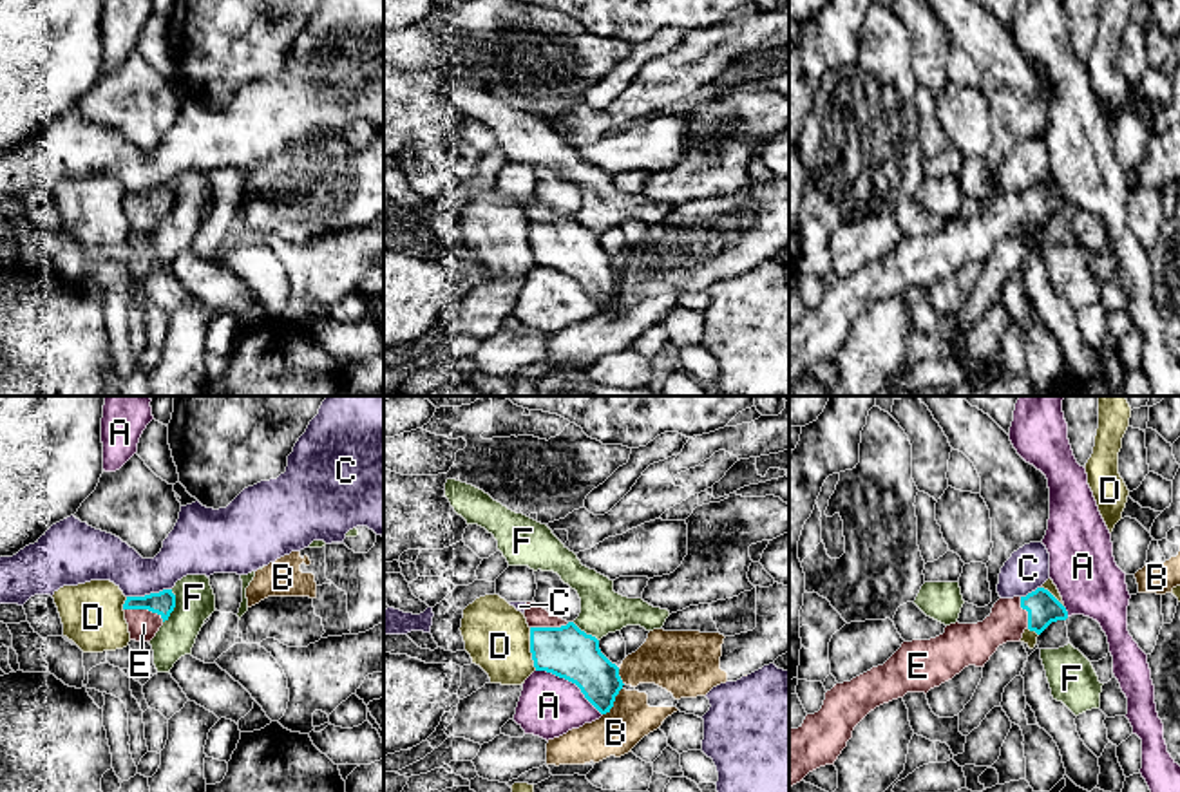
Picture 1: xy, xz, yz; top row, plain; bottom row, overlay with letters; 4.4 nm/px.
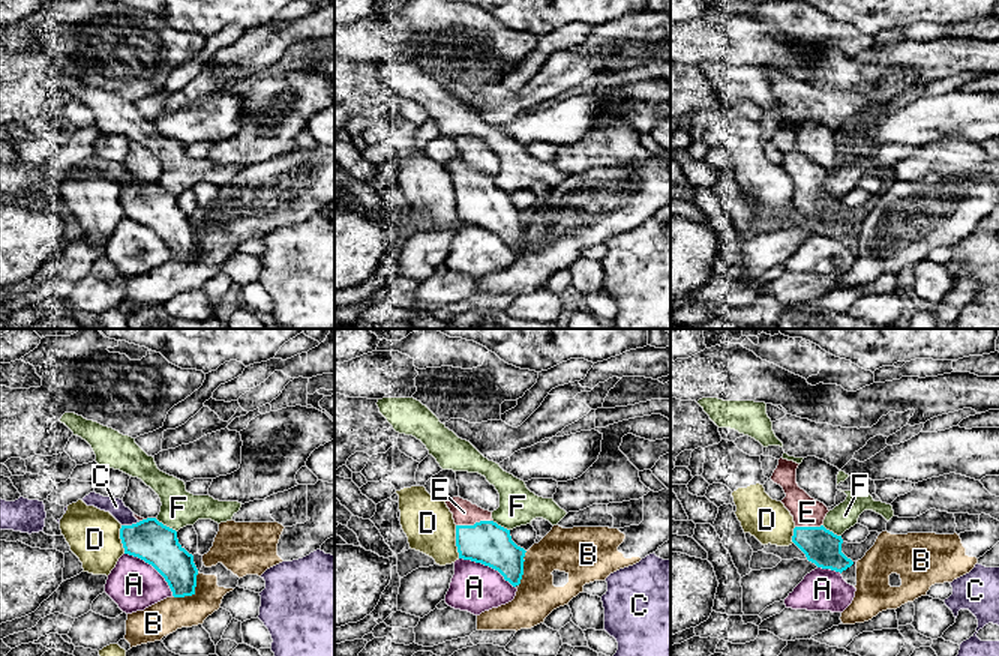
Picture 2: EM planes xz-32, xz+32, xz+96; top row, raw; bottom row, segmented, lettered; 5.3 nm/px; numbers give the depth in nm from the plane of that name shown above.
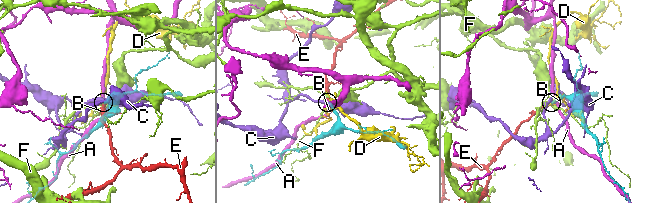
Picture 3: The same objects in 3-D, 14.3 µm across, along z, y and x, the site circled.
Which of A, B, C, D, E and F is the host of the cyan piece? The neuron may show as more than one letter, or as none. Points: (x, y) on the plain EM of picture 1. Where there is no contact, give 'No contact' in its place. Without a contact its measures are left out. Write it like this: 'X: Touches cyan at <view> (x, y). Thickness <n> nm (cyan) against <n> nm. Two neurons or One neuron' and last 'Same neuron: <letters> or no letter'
A: Touches cyan at xz (570, 275). Thickness 240 nm (cyan) against 280 nm. Two neurons
B: Touches cyan at xz (614, 295). Thickness 220 nm (cyan) against 200 nm. Two neurons
C: Touches cyan at xy (151, 188). Thickness 110 nm (cyan) against 220 nm. Two neurons
D: Touches cyan at xz (531, 245). Thickness 240 nm (cyan) against 300 nm. Two neurons
E: Touches cyan at xy (143, 203). Thickness 110 nm (cyan) against 140 nm. One neuron
F: Touches cyan at xy (174, 201). Thickness 110 nm (cyan) against 180 nm. Two neurons
Same neuron: E

